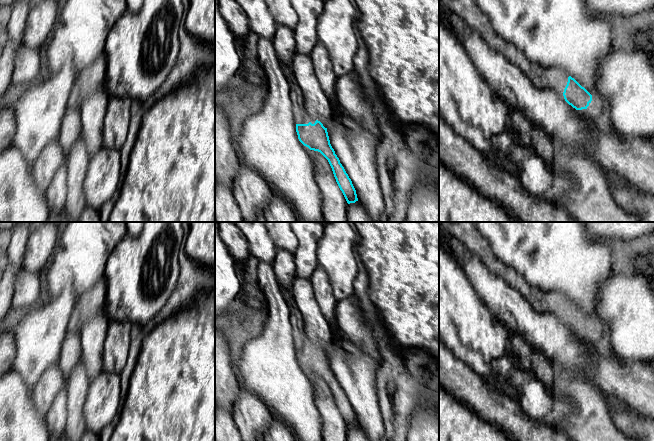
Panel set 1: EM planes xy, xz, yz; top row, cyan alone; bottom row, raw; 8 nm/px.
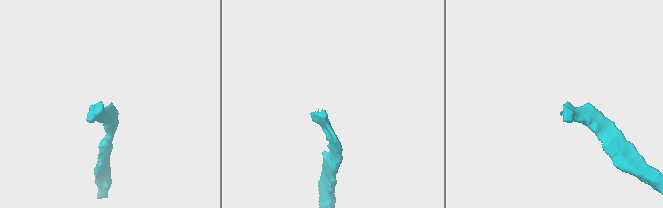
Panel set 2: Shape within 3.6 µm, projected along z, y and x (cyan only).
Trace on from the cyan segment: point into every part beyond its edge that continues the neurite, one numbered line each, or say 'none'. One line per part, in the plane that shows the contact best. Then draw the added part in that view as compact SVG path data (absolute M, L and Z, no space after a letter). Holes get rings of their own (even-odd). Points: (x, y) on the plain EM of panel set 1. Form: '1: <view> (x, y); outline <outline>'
1: yz (555, 303); outline M439 222L439 224L444 231L460 240L475 254L490 272L516 289L535 311L553 314L565 325L563 316L569 301L565 294L556 291L545 292L529 285L521 274L495 256L489 241L479 232L475 222Z

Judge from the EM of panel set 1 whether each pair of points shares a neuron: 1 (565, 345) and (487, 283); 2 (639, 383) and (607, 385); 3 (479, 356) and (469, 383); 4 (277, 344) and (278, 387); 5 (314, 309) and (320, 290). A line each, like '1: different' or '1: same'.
1: same
2: same
3: different
4: same
5: different

